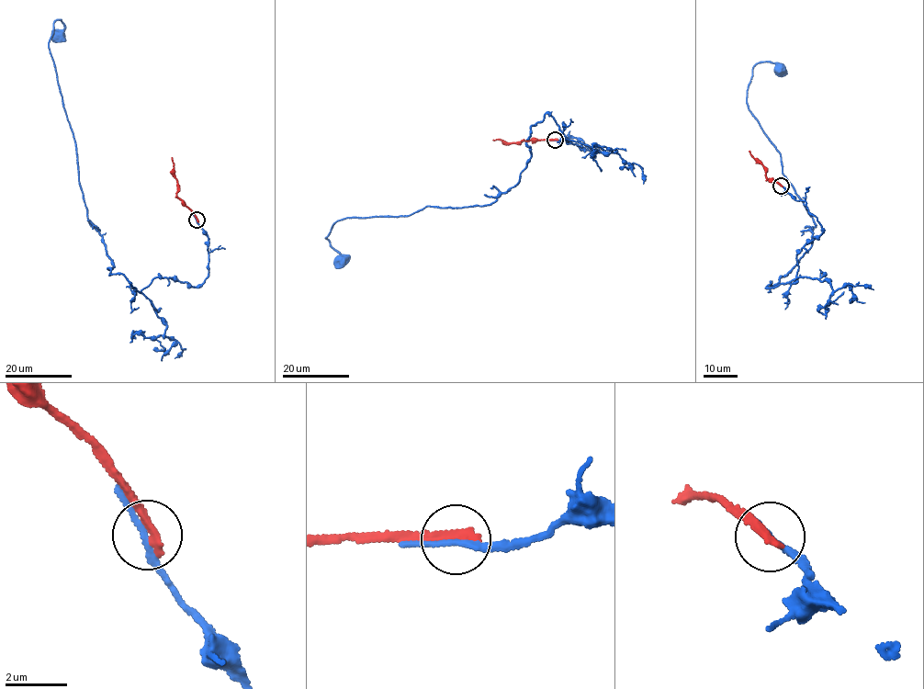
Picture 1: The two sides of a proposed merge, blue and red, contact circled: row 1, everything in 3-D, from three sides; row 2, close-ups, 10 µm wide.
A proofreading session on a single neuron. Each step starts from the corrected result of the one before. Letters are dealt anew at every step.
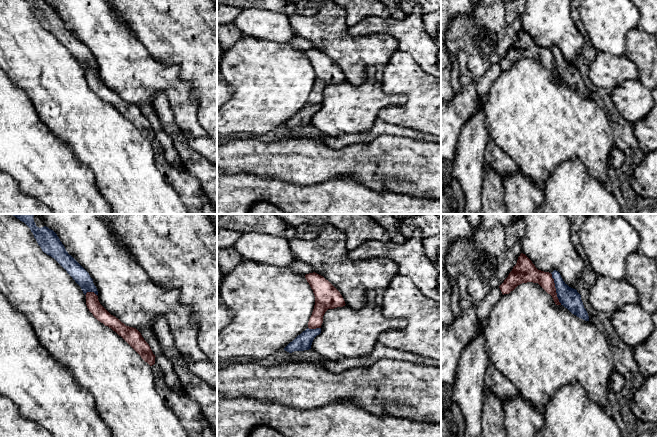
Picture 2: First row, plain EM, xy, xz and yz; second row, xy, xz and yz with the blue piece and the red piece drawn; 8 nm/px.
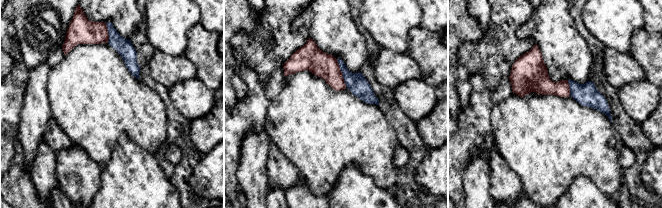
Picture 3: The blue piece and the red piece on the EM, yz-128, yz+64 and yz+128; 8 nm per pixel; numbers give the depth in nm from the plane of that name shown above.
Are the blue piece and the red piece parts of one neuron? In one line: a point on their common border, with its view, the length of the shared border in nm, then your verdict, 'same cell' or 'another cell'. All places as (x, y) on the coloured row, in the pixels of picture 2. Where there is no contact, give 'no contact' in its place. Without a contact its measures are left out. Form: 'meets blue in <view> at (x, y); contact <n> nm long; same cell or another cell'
meets blue in yz at (556, 289); contact 280 nm long; another cell

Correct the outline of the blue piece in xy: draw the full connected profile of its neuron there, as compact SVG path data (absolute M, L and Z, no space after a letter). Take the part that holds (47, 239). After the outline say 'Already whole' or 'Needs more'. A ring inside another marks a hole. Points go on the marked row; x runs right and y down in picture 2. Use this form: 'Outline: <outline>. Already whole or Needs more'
Outline: M37 214L12 215L24 222L30 228L42 251L54 258L67 271L73 280L81 287L85 295L87 292L94 292L96 295L98 295L97 288L94 285L93 279L90 277L89 273L71 255L68 254L57 234L53 230L46 227L42 219Z. Needs more

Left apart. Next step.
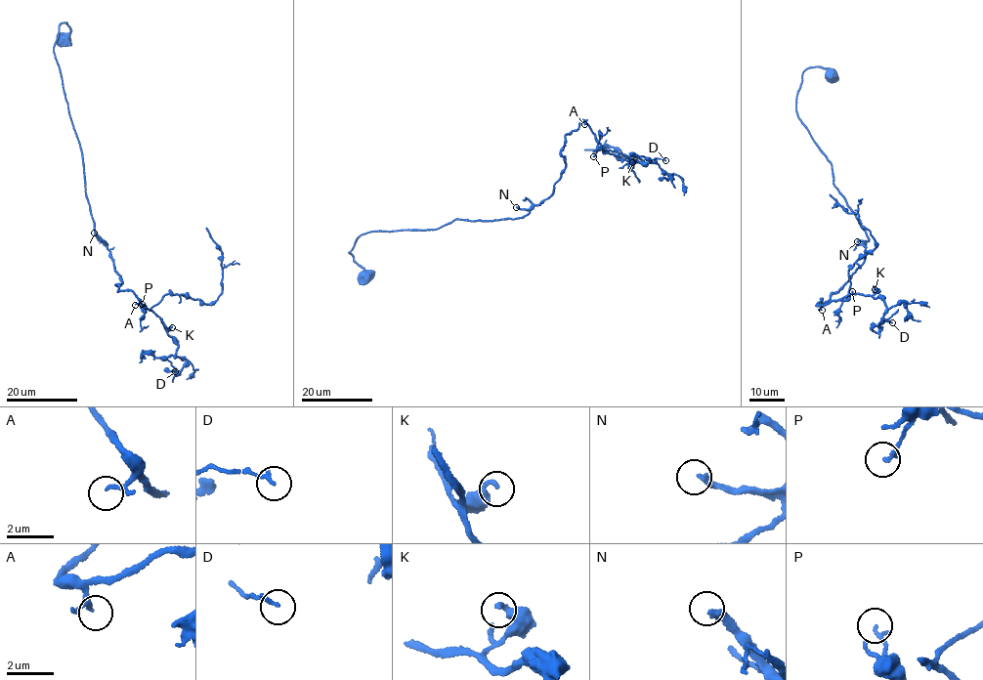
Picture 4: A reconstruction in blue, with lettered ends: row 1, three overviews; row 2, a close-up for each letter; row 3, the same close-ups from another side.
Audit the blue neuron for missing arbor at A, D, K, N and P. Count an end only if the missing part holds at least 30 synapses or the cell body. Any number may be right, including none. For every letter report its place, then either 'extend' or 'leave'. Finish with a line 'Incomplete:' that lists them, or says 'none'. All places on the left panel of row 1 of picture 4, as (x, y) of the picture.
A: at (135, 305); extend
D: at (175, 371); leave
K: at (172, 327); leave
N: at (94, 233); extend
P: at (142, 304); leave
Incomplete: A, N

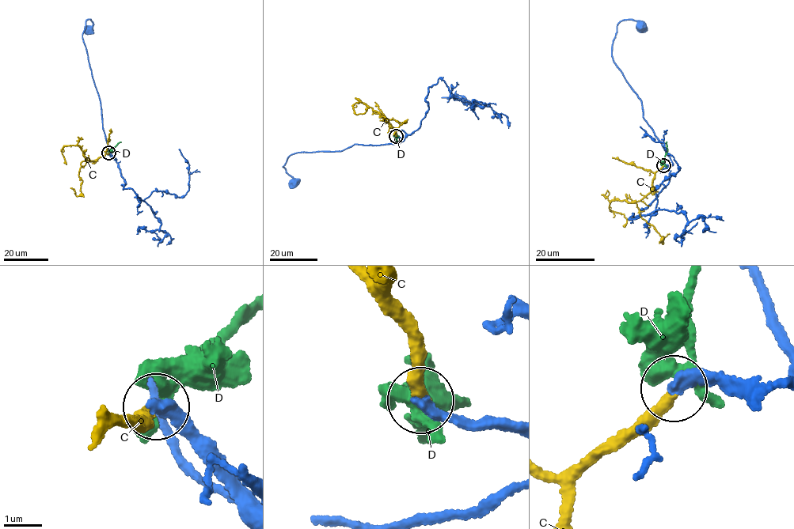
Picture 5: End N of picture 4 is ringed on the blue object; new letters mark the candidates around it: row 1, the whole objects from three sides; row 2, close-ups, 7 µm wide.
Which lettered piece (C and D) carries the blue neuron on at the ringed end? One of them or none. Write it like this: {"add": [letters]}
{"add": ["C"]}

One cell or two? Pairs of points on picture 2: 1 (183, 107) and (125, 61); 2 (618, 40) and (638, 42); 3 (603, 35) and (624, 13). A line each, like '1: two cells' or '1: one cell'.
1: one cell
2: two cells
3: one cell

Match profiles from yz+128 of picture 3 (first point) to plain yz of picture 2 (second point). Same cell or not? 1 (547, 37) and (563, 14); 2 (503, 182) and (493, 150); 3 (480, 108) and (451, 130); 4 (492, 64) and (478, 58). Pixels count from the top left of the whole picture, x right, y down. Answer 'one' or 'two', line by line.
1: one
2: one
3: one
4: one

